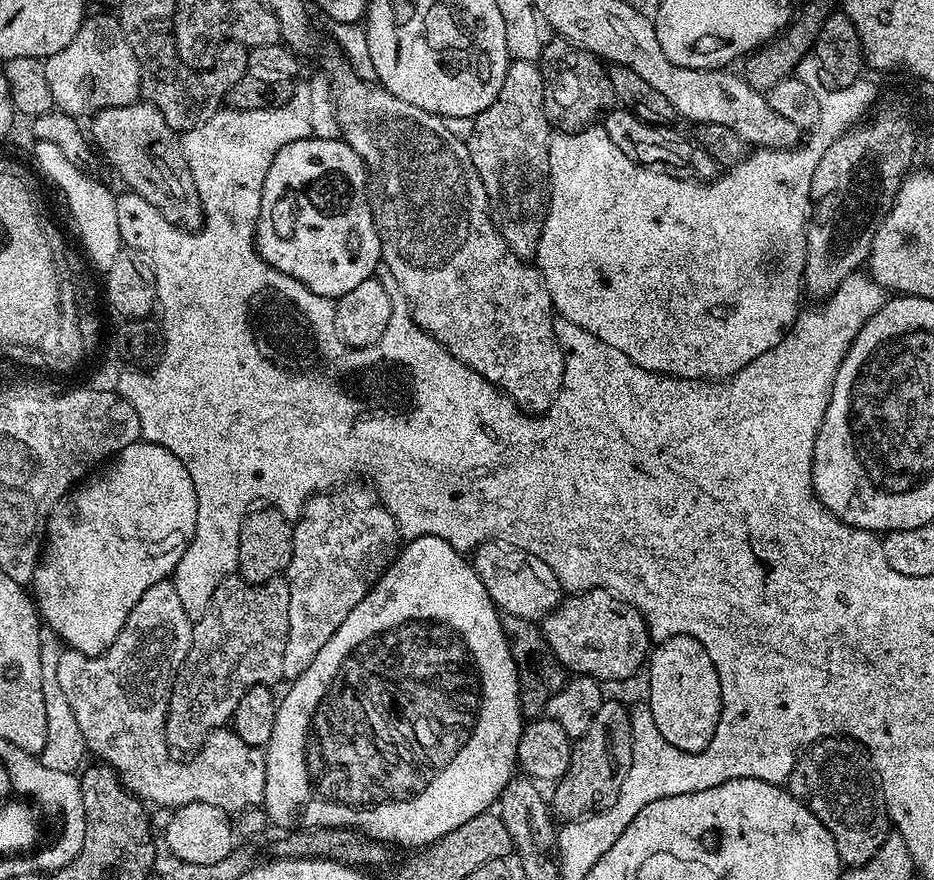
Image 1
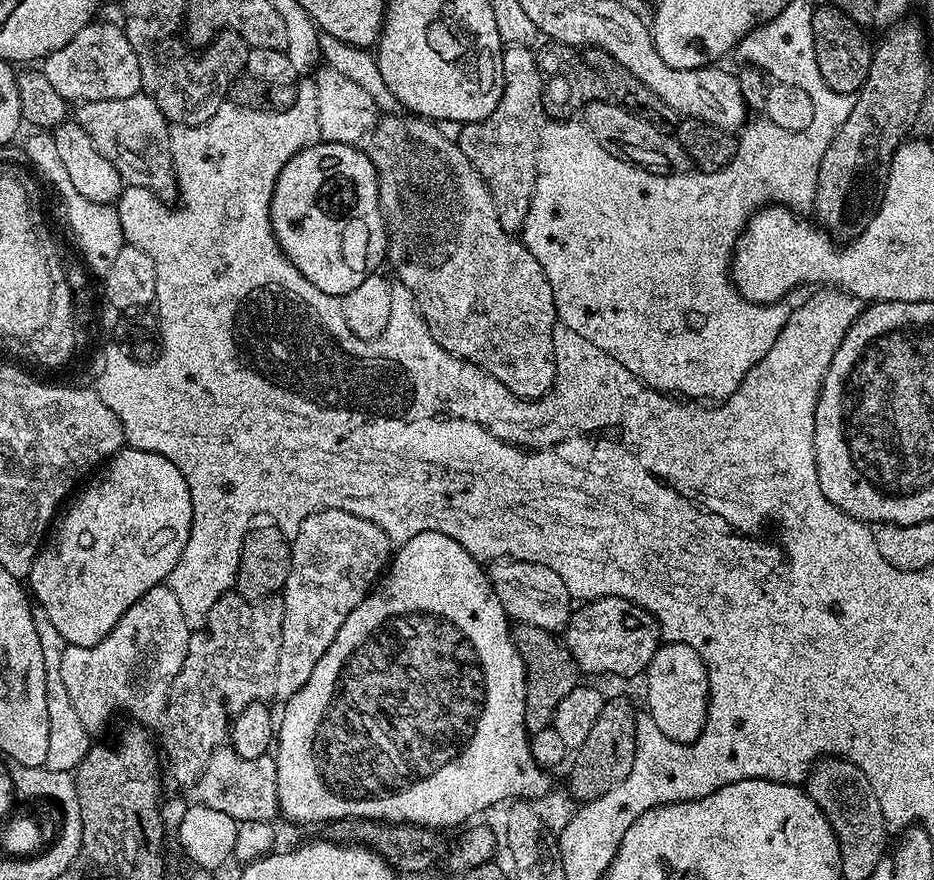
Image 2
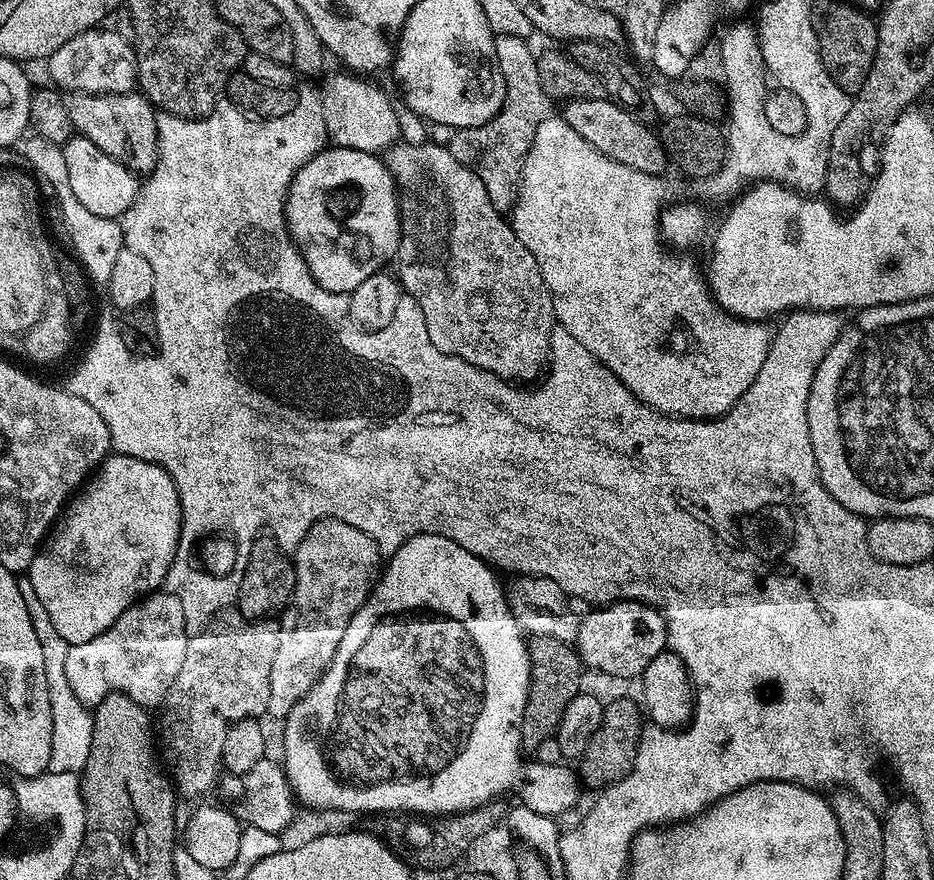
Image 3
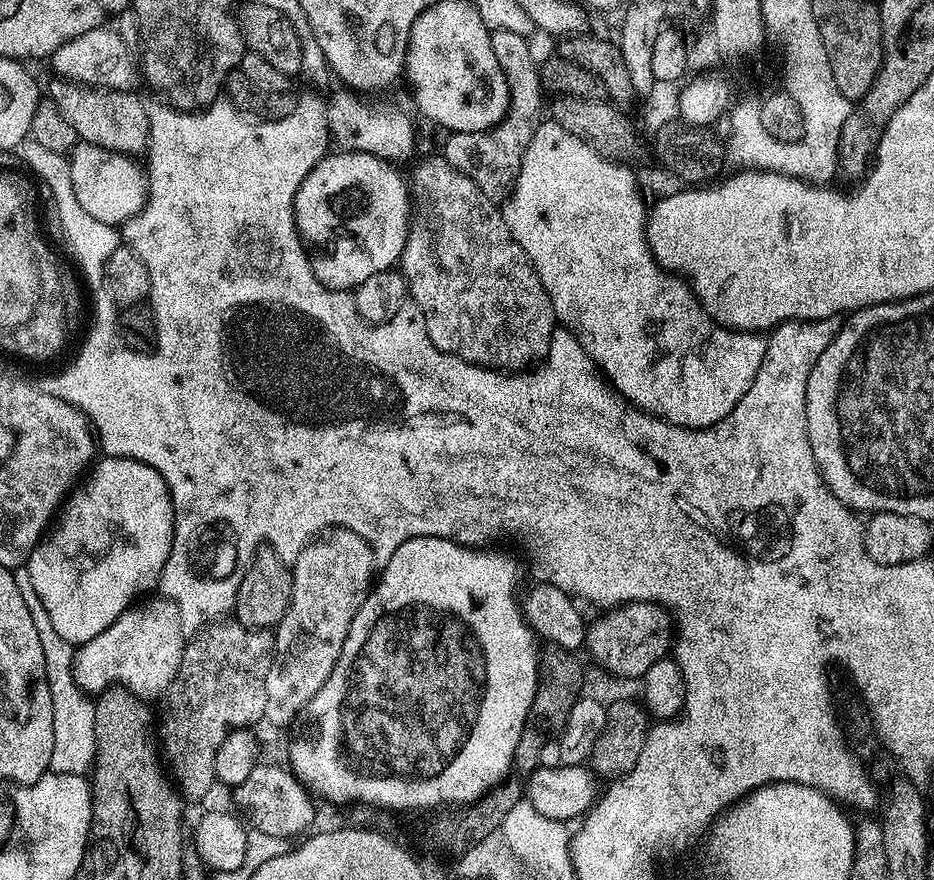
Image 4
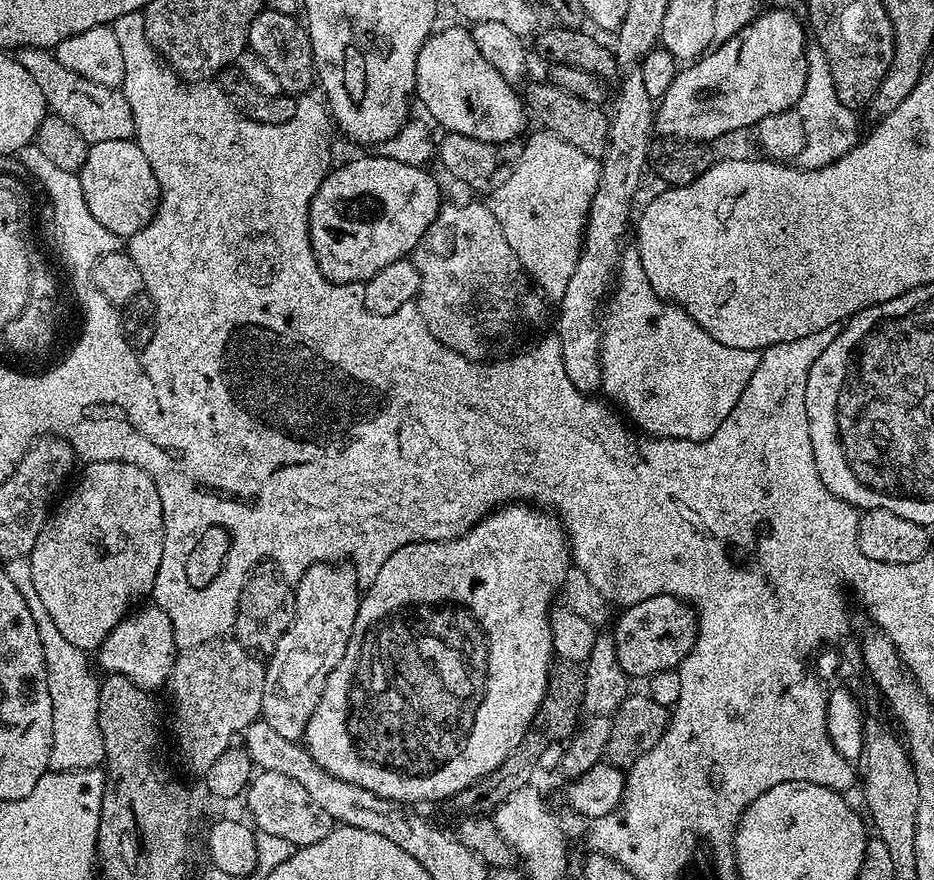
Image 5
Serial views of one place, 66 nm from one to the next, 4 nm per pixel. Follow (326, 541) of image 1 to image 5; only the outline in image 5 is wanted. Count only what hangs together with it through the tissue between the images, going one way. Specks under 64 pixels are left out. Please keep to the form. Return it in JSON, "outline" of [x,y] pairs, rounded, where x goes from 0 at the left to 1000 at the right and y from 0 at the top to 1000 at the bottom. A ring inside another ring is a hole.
{"outline":[[[344,639],[332,643],[328,652],[323,652],[323,657],[316,660],[315,667],[317,669],[315,707],[310,707],[306,720],[298,725],[298,730],[291,735],[285,750],[281,780],[281,802],[283,803],[281,816],[289,825],[293,825],[293,830],[298,830],[302,839],[320,842],[328,830],[328,820],[332,820],[345,793],[345,784],[349,784],[349,775],[358,757],[362,757],[362,752],[366,752],[366,743],[370,743],[375,720],[379,720],[388,665],[382,659],[380,649],[372,640]]]}

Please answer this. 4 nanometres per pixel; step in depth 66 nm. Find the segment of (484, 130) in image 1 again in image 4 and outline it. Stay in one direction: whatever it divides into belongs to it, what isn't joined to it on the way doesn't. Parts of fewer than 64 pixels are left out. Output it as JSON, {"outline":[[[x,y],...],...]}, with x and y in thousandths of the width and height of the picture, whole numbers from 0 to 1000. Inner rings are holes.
{"outline":[[[530,33],[524,40],[524,50],[533,66],[533,75],[542,89],[544,99],[544,128],[534,141],[521,145],[519,150],[486,150],[480,156],[473,176],[478,185],[486,189],[486,193],[497,195],[525,226],[532,230],[543,224],[547,213],[557,197],[559,180],[563,175],[563,166],[567,166],[567,157],[572,148],[580,139],[578,126],[584,126],[585,106],[578,98],[578,78],[576,68],[570,65],[566,42],[549,39],[546,34]]]}

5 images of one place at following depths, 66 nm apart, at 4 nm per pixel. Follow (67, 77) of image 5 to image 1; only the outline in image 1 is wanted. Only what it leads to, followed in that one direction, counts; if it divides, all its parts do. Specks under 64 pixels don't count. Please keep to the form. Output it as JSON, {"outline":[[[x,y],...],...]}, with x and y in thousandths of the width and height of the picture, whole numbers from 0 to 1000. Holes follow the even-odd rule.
{"outline":[[[147,116],[122,120],[97,133],[96,159],[120,185],[120,191],[133,203],[132,213],[146,218],[172,241],[176,249],[193,259],[210,261],[218,253],[214,235],[214,217],[208,211],[203,189],[193,169],[193,155],[169,130],[161,117]]]}

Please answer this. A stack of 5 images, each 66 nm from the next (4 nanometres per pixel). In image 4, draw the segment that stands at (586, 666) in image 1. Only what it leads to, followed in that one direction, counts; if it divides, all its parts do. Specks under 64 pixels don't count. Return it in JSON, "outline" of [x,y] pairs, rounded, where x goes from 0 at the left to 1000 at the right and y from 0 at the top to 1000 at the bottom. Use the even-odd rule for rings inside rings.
{"outline":[[[696,682],[666,686],[648,694],[627,714],[627,741],[631,741],[656,769],[690,769],[700,752],[712,749],[722,732],[722,705],[714,691]]]}

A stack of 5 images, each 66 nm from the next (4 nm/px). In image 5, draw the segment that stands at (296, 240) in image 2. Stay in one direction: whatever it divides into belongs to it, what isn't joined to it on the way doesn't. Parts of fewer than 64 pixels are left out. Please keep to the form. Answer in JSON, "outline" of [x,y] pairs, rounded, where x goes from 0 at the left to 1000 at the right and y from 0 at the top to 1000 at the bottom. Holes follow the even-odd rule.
{"outline":[[[399,175],[399,177],[385,177],[382,182],[377,182],[374,186],[366,188],[365,191],[360,189],[352,194],[340,211],[340,216],[330,235],[330,269],[334,272],[334,283],[336,284],[336,293],[338,294],[340,307],[345,307],[345,311],[350,318],[357,318],[359,323],[389,324],[391,318],[395,318],[405,307],[409,307],[409,302],[418,302],[418,298],[440,292],[441,285],[448,280],[448,275],[452,270],[452,266],[456,264],[460,252],[465,252],[465,248],[471,242],[471,233],[473,231],[471,214],[467,210],[466,202],[458,200],[458,193],[457,190],[448,186],[436,186],[435,184],[426,184],[416,177]]]}

